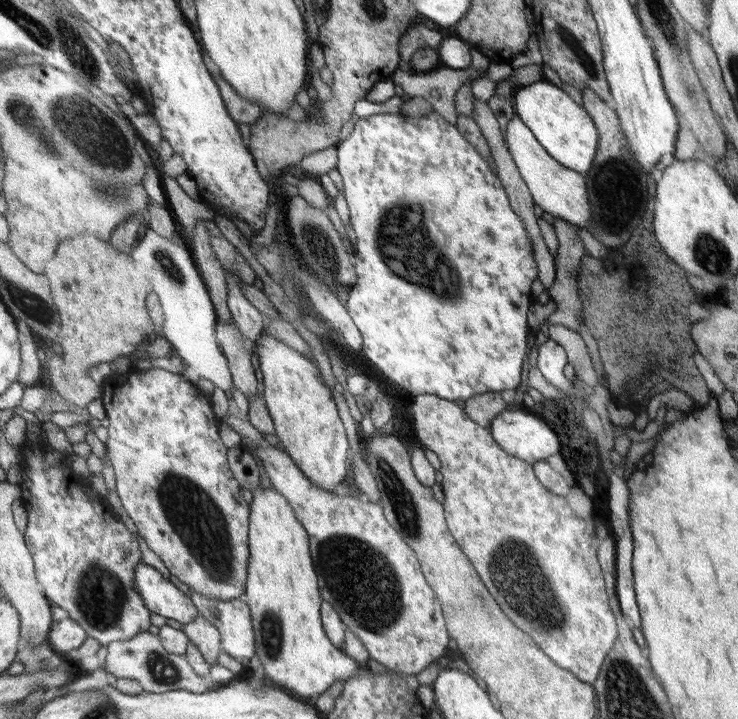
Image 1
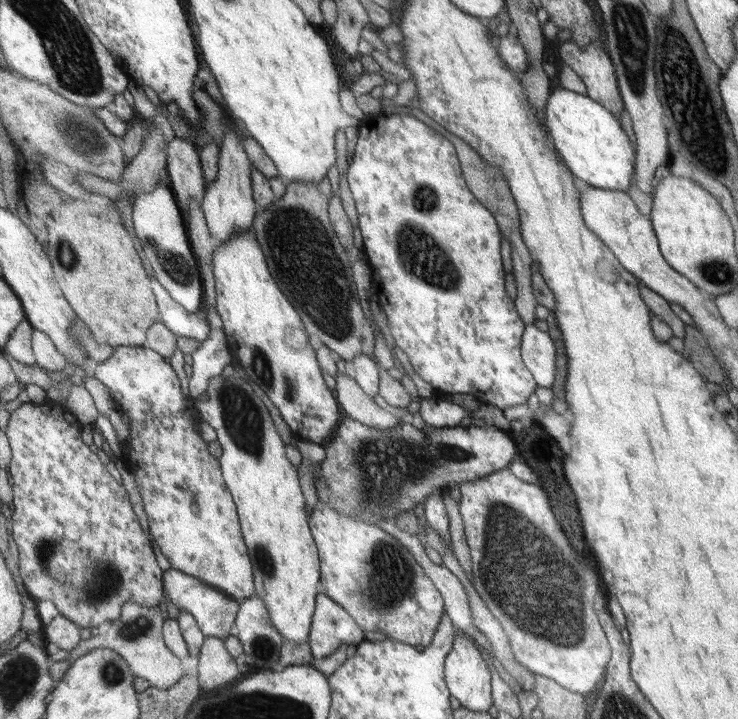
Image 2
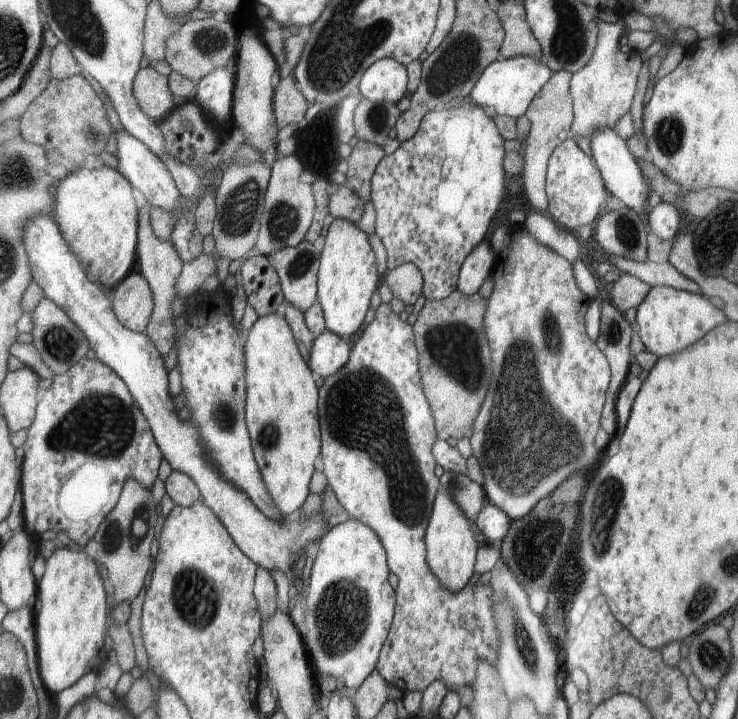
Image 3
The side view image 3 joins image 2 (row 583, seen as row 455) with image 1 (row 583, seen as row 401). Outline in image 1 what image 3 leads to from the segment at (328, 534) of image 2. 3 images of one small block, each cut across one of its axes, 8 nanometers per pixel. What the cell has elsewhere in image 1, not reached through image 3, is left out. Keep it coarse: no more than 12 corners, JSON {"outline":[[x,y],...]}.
{"outline":[[255,444],[308,533],[321,599],[369,659],[416,675],[449,638],[380,503]]}

